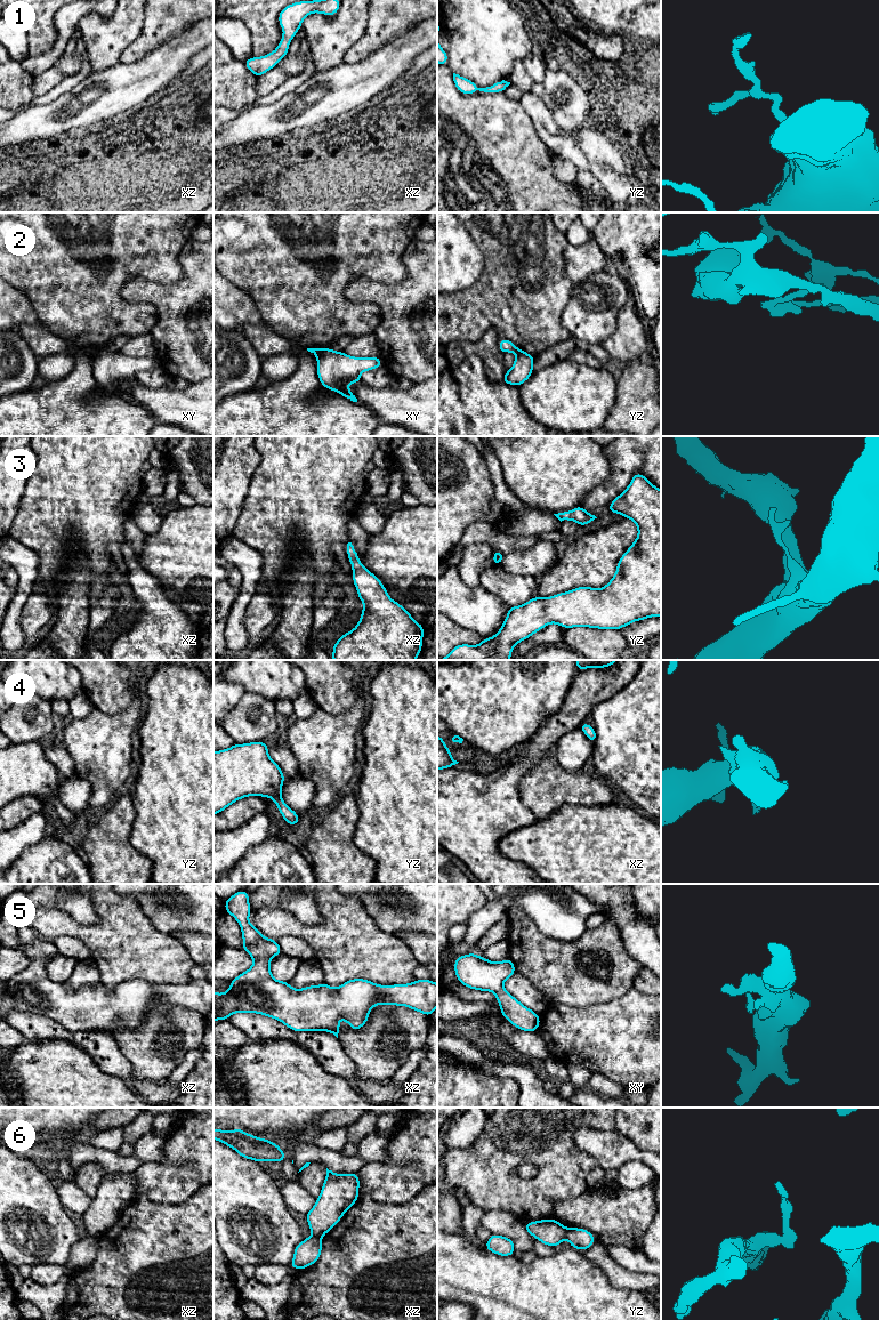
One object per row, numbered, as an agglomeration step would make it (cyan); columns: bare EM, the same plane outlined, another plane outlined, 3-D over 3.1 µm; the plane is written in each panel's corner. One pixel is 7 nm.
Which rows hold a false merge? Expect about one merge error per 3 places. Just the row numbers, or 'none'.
2, 6

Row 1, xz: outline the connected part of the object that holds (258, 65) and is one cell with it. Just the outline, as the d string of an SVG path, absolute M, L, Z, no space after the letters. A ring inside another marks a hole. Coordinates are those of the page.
M312 0L298 1L284 7L279 14L279 24L283 29L281 42L276 49L260 57L250 57L244 61L244 65L257 78L277 66L279 62L288 55L289 43L301 27L301 23L307 15L313 13L332 16L338 13L340 0Z

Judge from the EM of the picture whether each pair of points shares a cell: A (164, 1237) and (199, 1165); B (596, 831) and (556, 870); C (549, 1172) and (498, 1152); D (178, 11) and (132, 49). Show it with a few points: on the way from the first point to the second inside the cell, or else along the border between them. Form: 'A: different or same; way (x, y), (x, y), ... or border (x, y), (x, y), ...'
A: different; border (201, 1186), (184, 1201), (176, 1204), (153, 1202)
B: same; way (586, 842), (566, 860)
C: same; way (537, 1159), (530, 1152), (510, 1152)
D: same; way (167, 22), (144, 41)

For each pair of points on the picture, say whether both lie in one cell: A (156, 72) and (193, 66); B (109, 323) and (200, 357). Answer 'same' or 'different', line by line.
A: different
B: different

